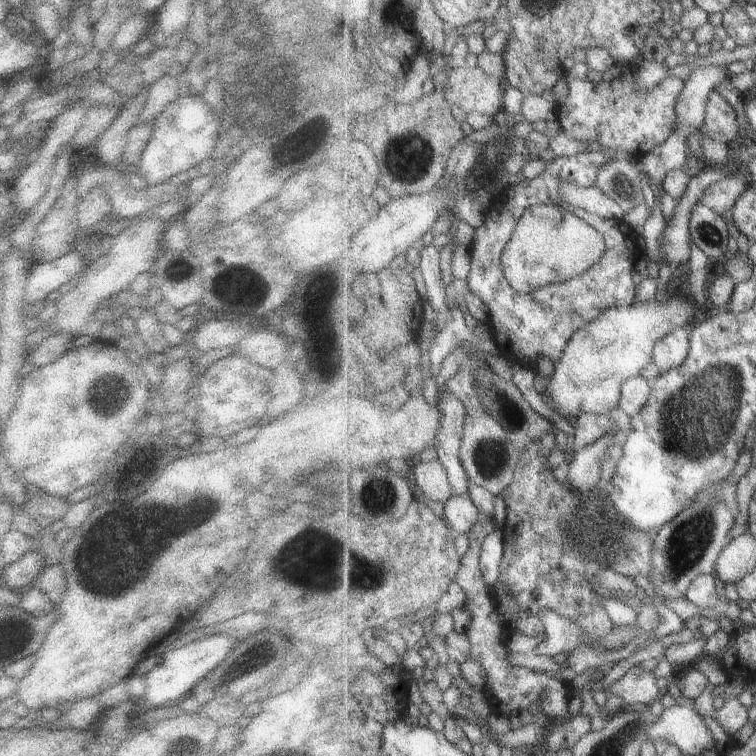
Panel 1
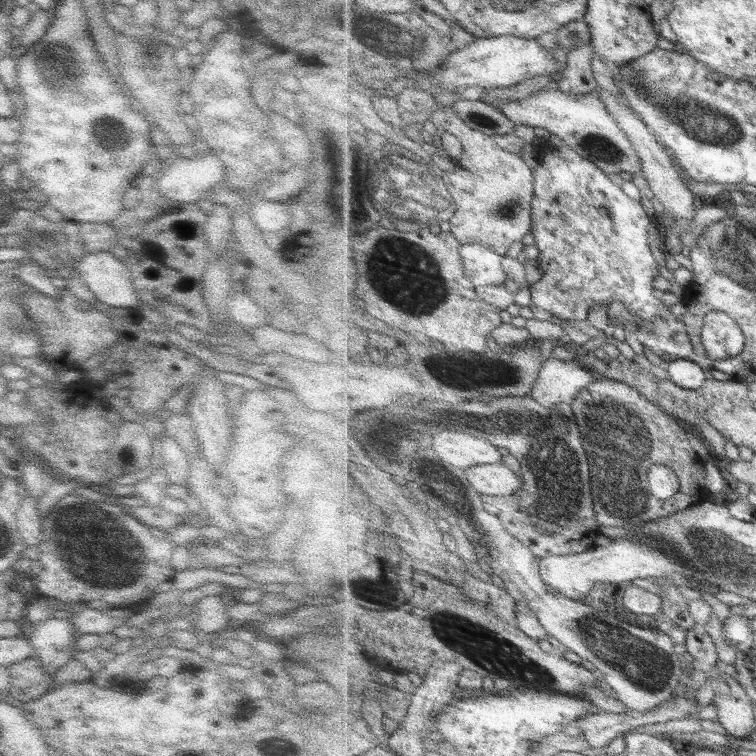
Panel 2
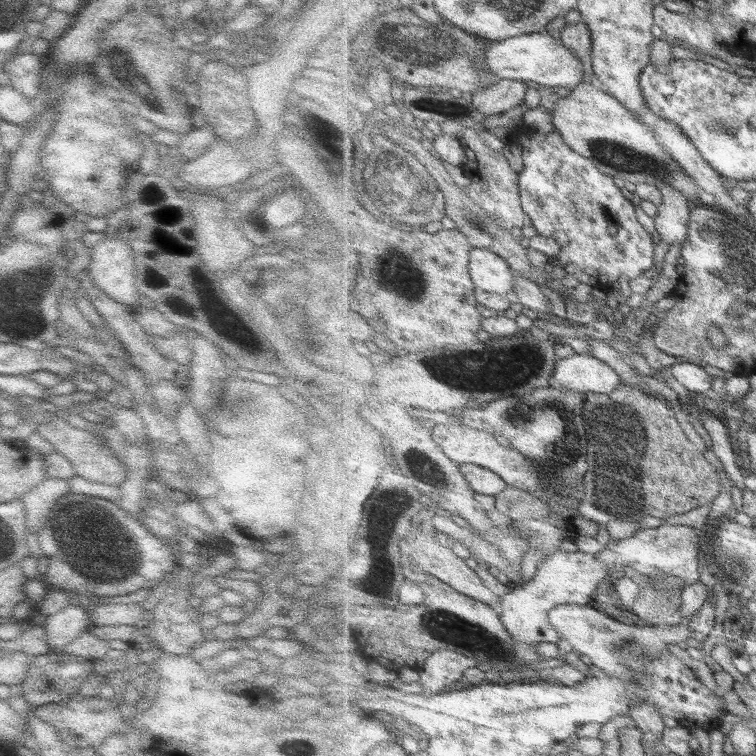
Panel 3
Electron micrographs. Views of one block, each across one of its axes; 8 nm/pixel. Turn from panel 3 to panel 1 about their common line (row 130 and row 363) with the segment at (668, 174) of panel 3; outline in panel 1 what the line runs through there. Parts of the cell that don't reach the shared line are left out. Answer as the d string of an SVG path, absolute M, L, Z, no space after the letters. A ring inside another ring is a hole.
M677 292L665 302L659 302L659 300L647 303L638 302L629 308L607 310L571 338L561 360L554 364L553 373L545 376L547 379L546 396L553 406L546 402L545 404L557 414L561 414L563 418L567 416L578 418L583 412L608 415L613 408L618 408L619 398L622 398L623 384L630 381L632 377L640 377L641 370L652 364L655 344L661 338L665 338L669 332L673 332L677 326L681 328L687 326L691 320L695 319L695 312L695 304L691 302L691 297L679 296Z

